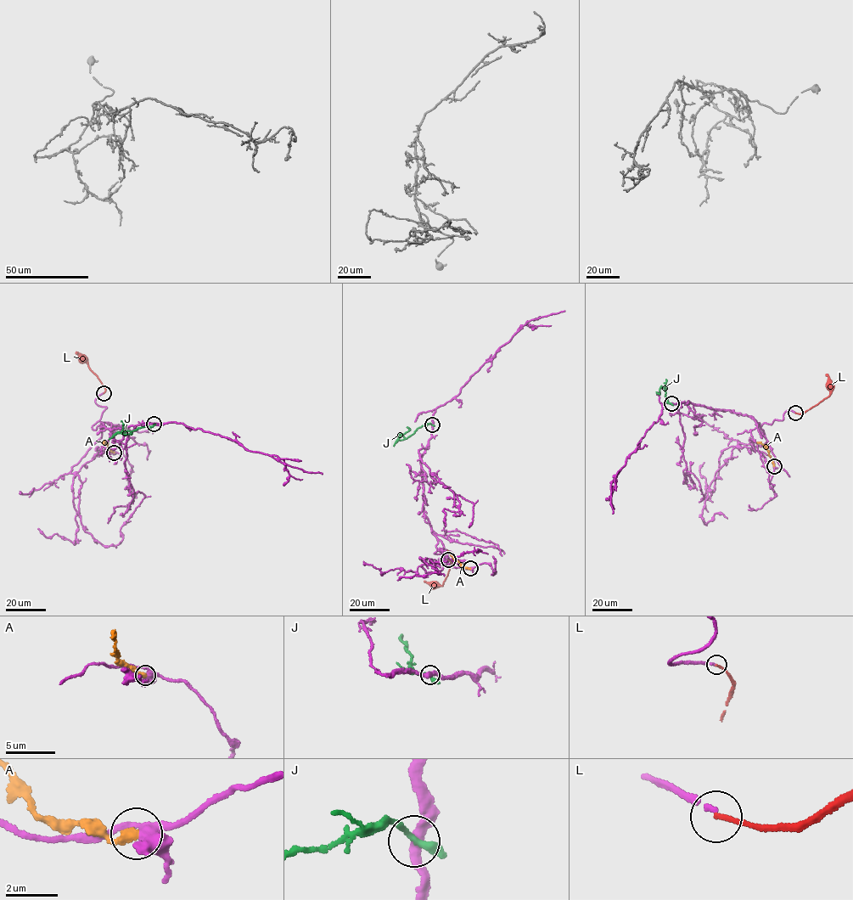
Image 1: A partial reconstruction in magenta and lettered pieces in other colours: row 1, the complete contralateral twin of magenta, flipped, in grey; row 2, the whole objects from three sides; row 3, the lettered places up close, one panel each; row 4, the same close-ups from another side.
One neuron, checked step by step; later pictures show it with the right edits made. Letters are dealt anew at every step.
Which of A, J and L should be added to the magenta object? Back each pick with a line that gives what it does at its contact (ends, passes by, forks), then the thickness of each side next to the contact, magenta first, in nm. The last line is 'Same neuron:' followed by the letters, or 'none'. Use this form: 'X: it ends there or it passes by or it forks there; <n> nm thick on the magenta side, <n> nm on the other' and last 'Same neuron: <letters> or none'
Same neuron: none

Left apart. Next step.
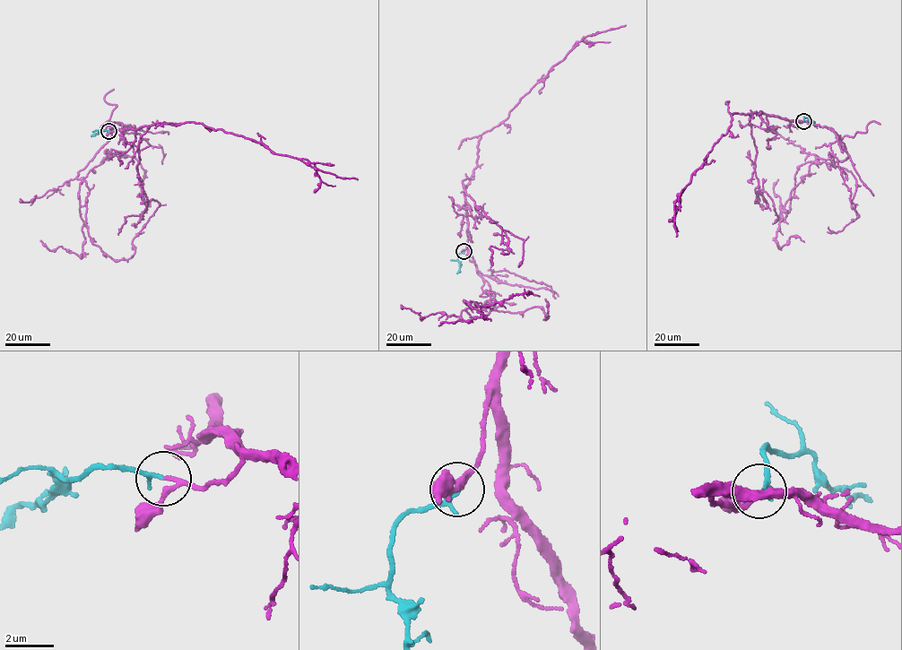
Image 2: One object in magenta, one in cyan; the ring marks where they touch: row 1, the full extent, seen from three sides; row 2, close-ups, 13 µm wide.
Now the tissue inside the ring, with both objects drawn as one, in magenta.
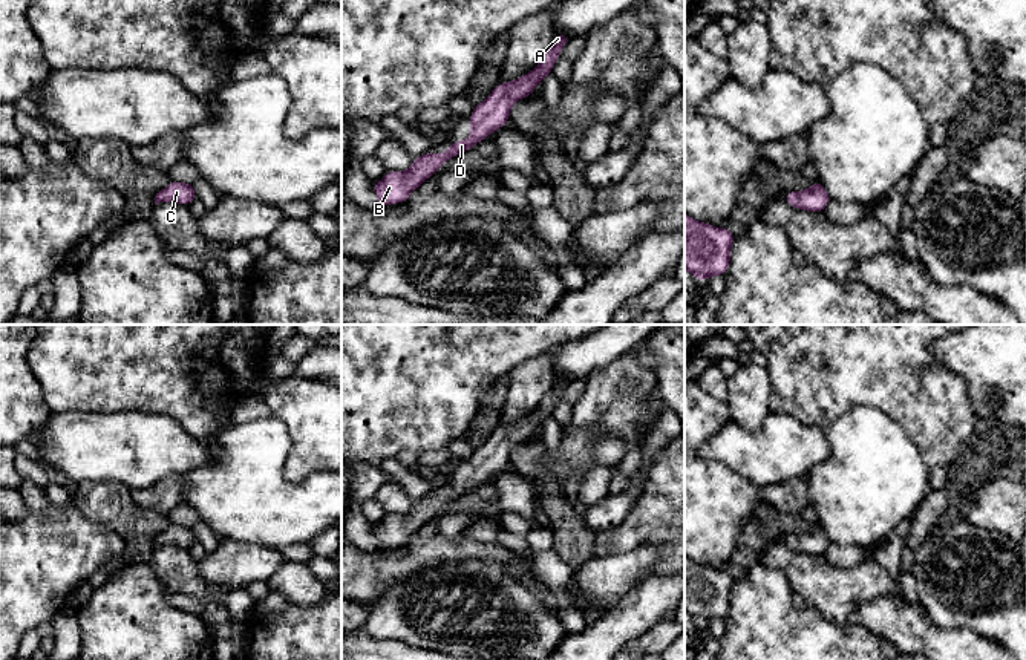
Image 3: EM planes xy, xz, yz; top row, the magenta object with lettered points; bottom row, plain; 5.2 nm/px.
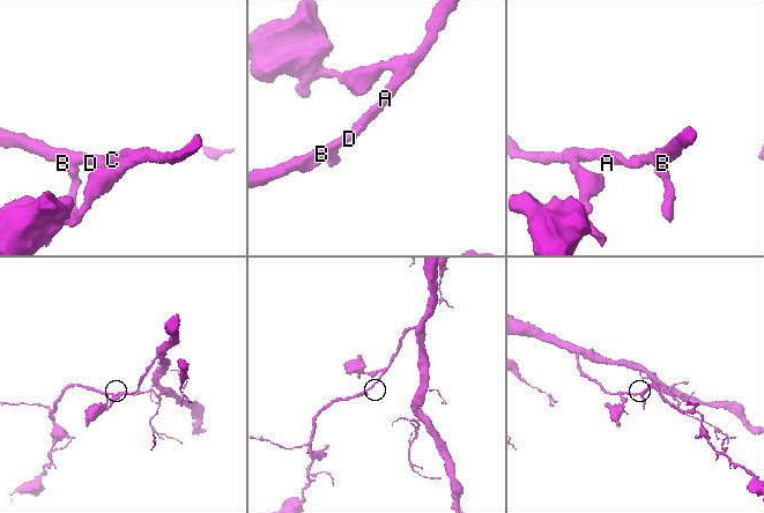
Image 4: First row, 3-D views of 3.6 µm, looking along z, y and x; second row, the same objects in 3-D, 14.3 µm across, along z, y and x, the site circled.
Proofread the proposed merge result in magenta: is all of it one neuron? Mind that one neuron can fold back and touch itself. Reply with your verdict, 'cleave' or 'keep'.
keep

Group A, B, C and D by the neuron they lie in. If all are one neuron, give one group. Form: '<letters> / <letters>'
A B C D

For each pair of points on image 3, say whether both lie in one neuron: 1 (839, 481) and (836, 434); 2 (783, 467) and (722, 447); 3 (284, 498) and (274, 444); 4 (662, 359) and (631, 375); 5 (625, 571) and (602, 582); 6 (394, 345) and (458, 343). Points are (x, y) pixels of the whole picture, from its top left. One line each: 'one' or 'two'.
1: one
2: one
3: one
4: two
5: one
6: one

